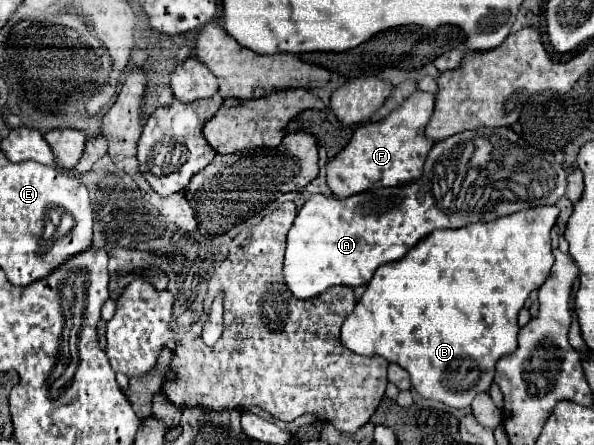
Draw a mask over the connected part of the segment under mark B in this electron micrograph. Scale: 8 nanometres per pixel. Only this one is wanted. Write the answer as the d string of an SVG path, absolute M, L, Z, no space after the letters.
M552 205L552 207L532 207L532 209L518 211L514 215L508 215L508 217L490 221L490 223L470 223L470 227L462 227L462 229L438 229L438 231L432 231L432 235L422 239L418 245L414 245L410 249L410 253L404 255L404 259L378 267L378 271L374 273L372 281L366 285L366 291L360 297L356 309L348 315L348 319L342 325L342 337L340 337L342 345L346 345L350 351L354 351L358 355L380 355L386 361L394 361L394 363L402 365L410 373L412 387L426 399L442 401L442 403L446 403L450 407L456 407L456 409L470 407L470 403L478 395L478 391L480 393L488 391L488 387L490 387L490 383L494 379L496 361L502 355L514 351L514 347L518 345L516 343L516 335L518 335L516 317L518 317L518 311L522 309L522 305L528 299L528 295L546 281L546 275L550 273L550 267L554 263L552 245L550 245L550 229L554 227L558 215L560 215L560 209L556 205Z

